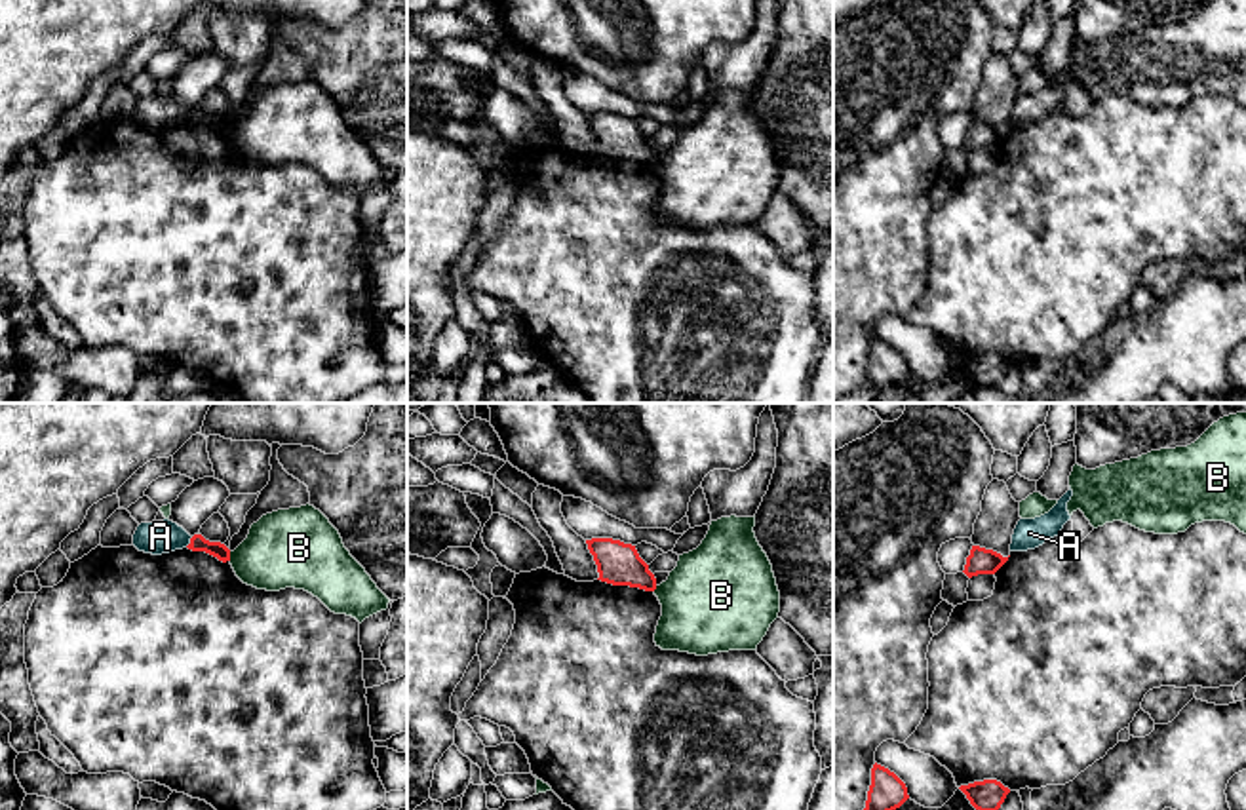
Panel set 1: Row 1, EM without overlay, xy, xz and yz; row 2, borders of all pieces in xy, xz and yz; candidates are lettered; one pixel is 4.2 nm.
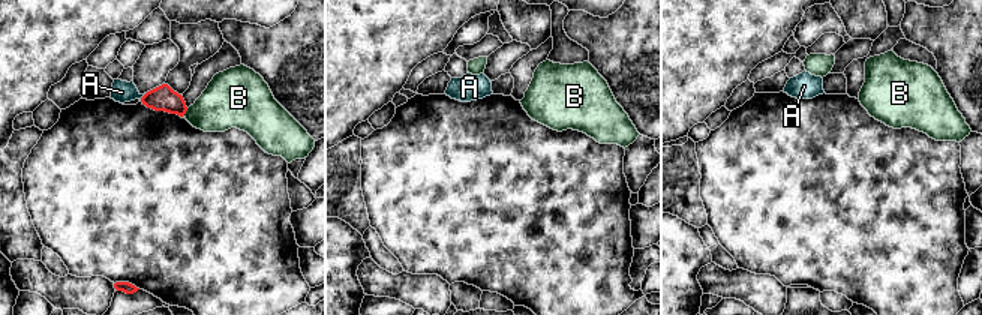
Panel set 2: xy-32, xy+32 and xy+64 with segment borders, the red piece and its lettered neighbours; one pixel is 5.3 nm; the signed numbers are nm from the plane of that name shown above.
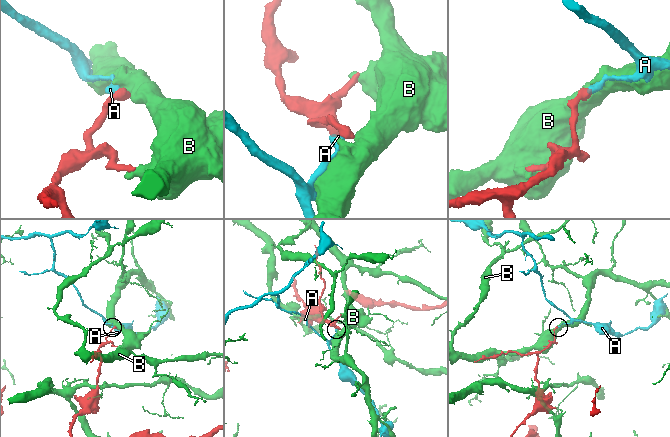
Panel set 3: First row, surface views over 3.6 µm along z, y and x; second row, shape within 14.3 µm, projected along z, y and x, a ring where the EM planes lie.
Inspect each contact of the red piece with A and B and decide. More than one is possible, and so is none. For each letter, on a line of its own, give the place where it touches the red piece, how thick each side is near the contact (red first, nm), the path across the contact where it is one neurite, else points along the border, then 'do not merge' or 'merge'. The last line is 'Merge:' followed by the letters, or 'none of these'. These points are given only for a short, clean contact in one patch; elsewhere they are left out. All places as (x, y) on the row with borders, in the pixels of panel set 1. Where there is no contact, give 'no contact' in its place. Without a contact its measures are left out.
A: xy (191, 542) | 70/140 nm | along xy (193, 537), (185, 546) | do not merge
B: xy (229, 556) | 70/320 nm | do not merge
Merge: none of these

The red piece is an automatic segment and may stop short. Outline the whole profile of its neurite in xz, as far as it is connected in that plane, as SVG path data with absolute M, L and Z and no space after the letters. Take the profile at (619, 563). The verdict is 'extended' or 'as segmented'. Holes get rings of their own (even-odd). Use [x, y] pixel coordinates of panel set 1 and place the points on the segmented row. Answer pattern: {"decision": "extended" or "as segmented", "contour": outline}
{"decision": "as segmented", "contour": "M592 538L586 544L597 565L597 580L645 591L656 589L656 578L635 546L613 538Z"}

